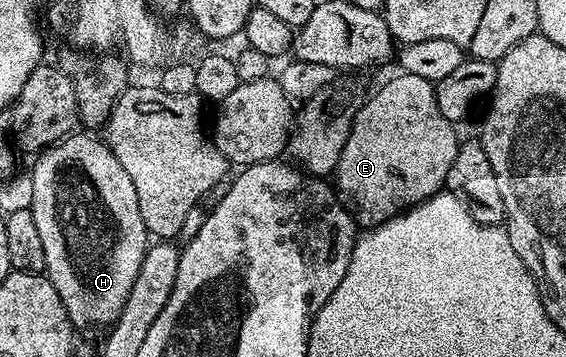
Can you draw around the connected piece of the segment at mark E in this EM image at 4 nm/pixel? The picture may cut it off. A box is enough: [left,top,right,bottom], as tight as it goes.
[334,72,453,230]

